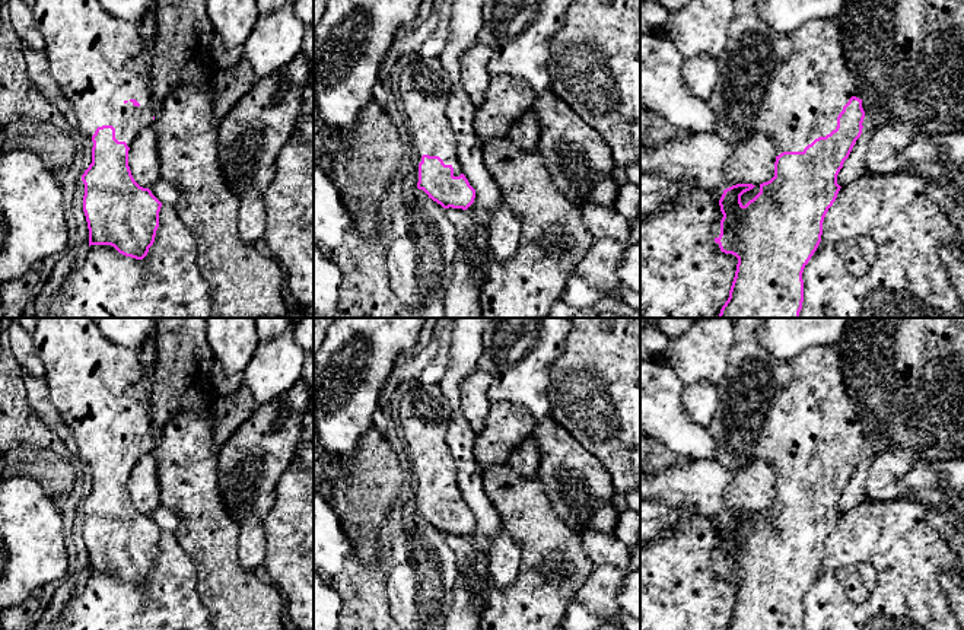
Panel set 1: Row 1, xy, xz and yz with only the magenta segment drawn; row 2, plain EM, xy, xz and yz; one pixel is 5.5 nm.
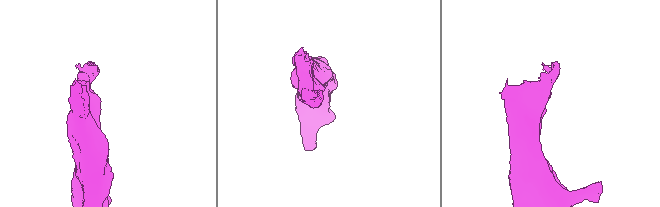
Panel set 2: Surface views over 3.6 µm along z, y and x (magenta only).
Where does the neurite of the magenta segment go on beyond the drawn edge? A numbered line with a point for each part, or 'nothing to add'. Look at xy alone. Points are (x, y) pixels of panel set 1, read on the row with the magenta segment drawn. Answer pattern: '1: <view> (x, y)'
1: xy (98, 61)

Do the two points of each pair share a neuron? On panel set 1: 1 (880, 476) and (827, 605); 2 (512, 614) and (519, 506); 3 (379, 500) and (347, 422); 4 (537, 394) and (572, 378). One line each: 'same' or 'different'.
1: different
2: same
3: different
4: different

